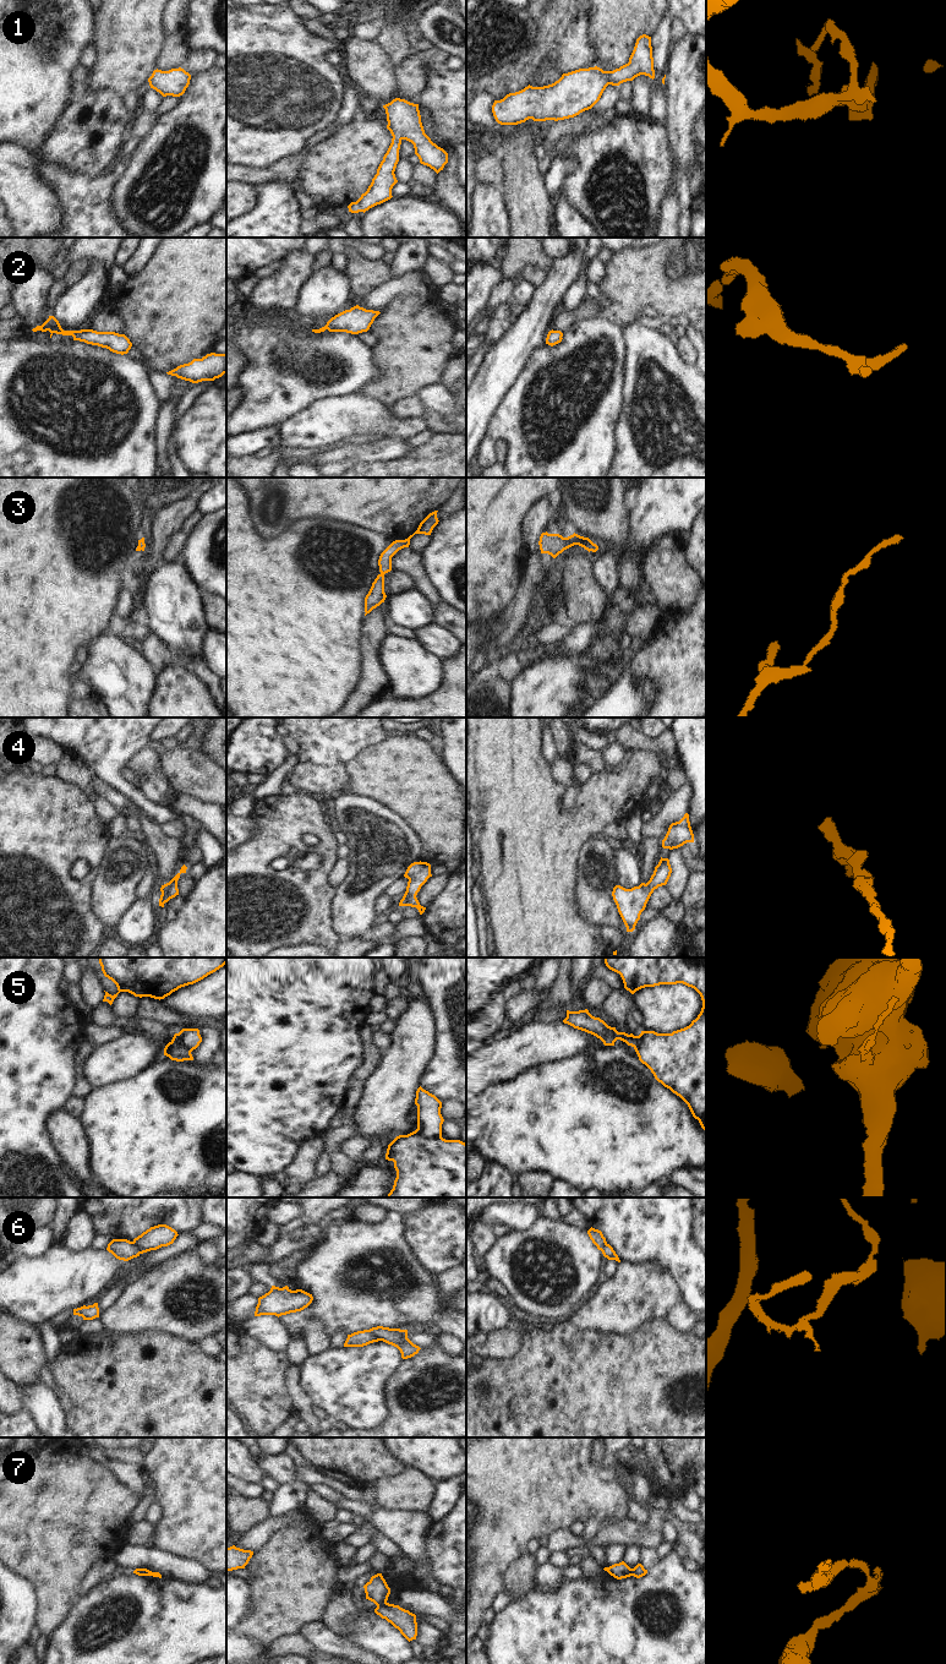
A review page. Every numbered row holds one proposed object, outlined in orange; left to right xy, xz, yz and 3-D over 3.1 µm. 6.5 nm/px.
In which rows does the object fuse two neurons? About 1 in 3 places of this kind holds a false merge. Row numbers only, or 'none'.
5, 6, 7

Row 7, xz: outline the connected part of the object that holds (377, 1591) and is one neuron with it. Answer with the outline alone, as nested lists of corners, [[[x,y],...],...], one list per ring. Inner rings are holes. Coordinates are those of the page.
[[[377,1573],[371,1577],[371,1580],[363,1586],[366,1599],[373,1602],[376,1605],[387,1603],[390,1594],[390,1588],[388,1587],[382,1573]]]

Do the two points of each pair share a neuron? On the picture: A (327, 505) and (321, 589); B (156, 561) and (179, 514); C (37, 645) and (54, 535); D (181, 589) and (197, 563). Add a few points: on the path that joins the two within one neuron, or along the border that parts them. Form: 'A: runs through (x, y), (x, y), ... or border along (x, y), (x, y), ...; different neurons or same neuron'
A: border along (297, 519), (328, 517), (349, 522), (354, 525); different neurons
B: runs through (156, 550), (156, 538), (168, 525); same neuron
C: runs through (37, 618), (37, 562); same neuron
D: border along (180, 561), (192, 582), (202, 592); different neurons

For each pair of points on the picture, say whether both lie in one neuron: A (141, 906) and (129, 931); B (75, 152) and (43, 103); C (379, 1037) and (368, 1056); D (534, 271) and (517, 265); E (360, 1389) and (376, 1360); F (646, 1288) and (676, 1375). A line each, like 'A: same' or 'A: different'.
A: same
B: different
C: different
D: different
E: same
F: different

